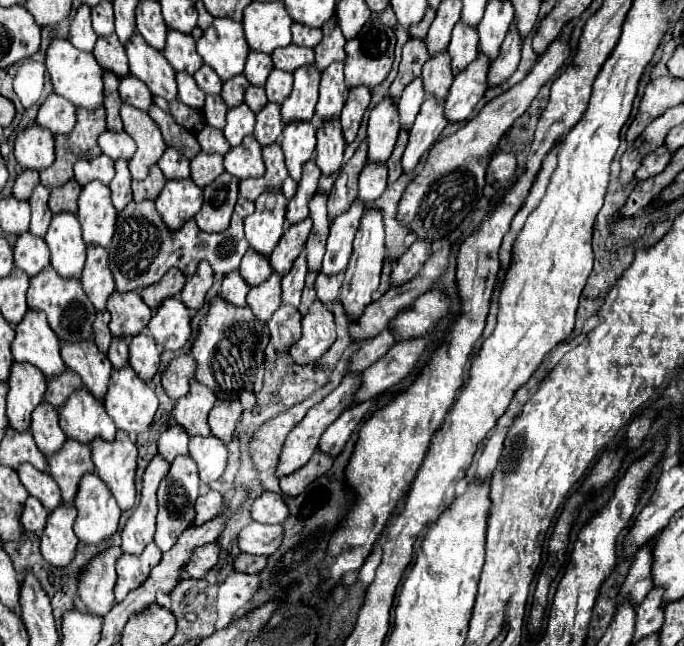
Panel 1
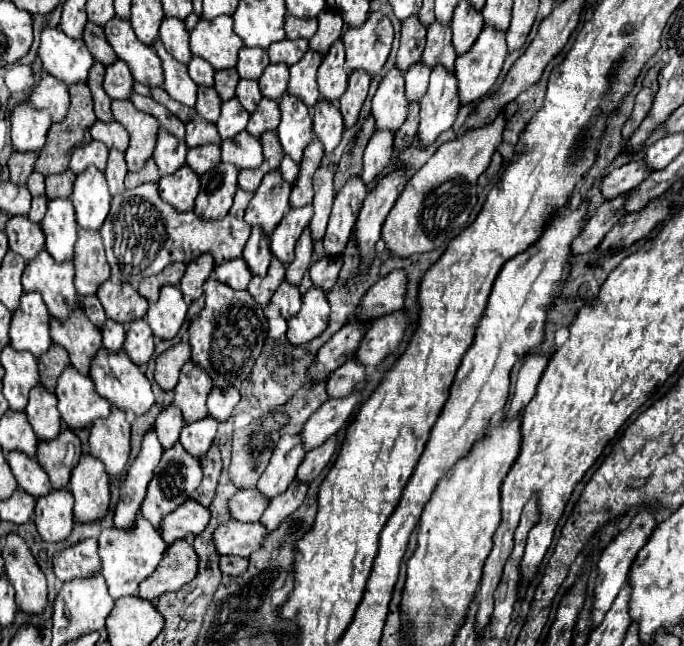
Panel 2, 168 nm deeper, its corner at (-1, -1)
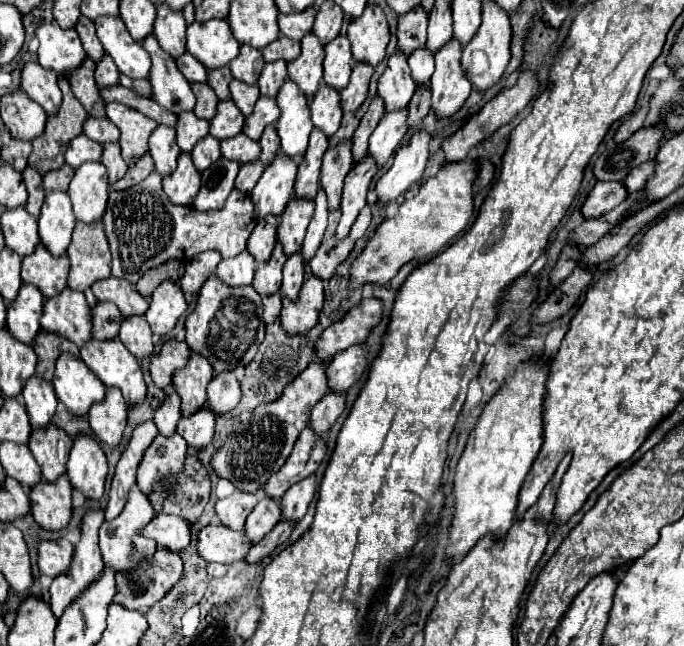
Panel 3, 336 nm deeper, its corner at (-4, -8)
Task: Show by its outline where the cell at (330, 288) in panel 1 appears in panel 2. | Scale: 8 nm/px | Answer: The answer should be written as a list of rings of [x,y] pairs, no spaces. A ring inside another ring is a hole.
[[[323,257],[309,267],[309,277],[317,287],[321,287],[323,291],[329,291],[335,285],[339,271],[341,271],[341,259]]]

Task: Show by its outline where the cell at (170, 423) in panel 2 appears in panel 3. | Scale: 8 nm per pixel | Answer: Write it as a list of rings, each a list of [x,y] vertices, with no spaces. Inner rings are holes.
[[[172,392],[172,394],[166,396],[164,404],[154,414],[154,424],[158,426],[158,434],[162,434],[164,438],[168,438],[170,434],[174,434],[180,418],[182,418],[180,398],[178,398],[176,392]]]

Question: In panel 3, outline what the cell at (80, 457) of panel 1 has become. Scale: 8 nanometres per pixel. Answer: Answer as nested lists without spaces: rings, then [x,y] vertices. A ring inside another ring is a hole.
[[[50,424],[46,430],[34,430],[28,442],[30,452],[42,468],[42,476],[48,482],[58,480],[66,472],[72,438],[58,426]]]

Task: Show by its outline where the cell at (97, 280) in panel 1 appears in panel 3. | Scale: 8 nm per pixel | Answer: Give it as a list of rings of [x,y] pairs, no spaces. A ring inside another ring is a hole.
[[[82,222],[76,224],[68,258],[68,288],[72,290],[84,292],[94,282],[110,278],[110,250],[102,222],[94,222],[94,226],[82,226]]]

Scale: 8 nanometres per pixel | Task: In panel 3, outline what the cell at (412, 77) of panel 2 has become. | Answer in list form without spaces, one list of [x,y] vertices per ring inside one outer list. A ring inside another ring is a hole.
[[[418,48],[414,50],[414,54],[408,56],[408,64],[416,86],[428,86],[434,74],[434,56],[426,48]]]

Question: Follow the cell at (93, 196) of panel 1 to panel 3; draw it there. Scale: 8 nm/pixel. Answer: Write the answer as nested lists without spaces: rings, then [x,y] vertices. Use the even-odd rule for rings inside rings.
[[[100,162],[82,164],[68,188],[78,222],[94,224],[102,220],[108,202],[108,176]]]

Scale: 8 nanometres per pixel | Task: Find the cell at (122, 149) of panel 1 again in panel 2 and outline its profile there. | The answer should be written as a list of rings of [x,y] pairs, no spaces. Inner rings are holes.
[[[95,121],[95,125],[91,127],[91,137],[97,141],[103,141],[107,147],[125,151],[127,143],[129,143],[129,135],[125,131],[125,127],[119,121],[111,121],[111,123],[103,123],[103,121]]]

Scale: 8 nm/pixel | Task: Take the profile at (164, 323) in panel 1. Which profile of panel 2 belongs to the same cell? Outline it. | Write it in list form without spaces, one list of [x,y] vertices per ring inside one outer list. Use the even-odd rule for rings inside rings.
[[[163,287],[159,299],[149,305],[145,317],[155,337],[173,339],[181,329],[187,313],[187,303],[179,287]]]

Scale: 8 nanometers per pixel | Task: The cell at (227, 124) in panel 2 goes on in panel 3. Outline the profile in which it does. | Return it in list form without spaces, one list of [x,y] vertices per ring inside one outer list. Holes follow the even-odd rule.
[[[232,100],[218,102],[218,112],[210,122],[210,134],[218,140],[234,138],[244,128],[244,114],[234,106]]]

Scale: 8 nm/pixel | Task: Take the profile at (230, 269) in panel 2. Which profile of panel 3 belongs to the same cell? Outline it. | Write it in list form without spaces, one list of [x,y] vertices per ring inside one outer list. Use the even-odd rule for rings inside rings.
[[[248,252],[238,254],[238,258],[230,258],[230,260],[222,260],[216,268],[216,276],[236,288],[236,286],[250,286],[252,278],[256,272],[256,262]]]

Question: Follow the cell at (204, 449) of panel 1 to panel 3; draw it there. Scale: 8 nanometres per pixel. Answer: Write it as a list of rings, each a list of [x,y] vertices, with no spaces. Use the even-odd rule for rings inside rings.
[[[206,406],[206,410],[198,410],[198,414],[182,418],[182,422],[178,422],[176,432],[188,442],[192,450],[200,450],[212,442],[214,424],[216,424],[216,414]]]

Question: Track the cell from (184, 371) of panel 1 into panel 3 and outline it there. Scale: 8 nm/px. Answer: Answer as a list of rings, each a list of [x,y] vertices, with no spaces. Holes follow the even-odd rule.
[[[168,340],[162,346],[162,352],[152,356],[150,362],[150,376],[158,388],[166,388],[172,384],[172,376],[176,370],[184,368],[192,350],[188,348],[186,342],[178,340]]]

